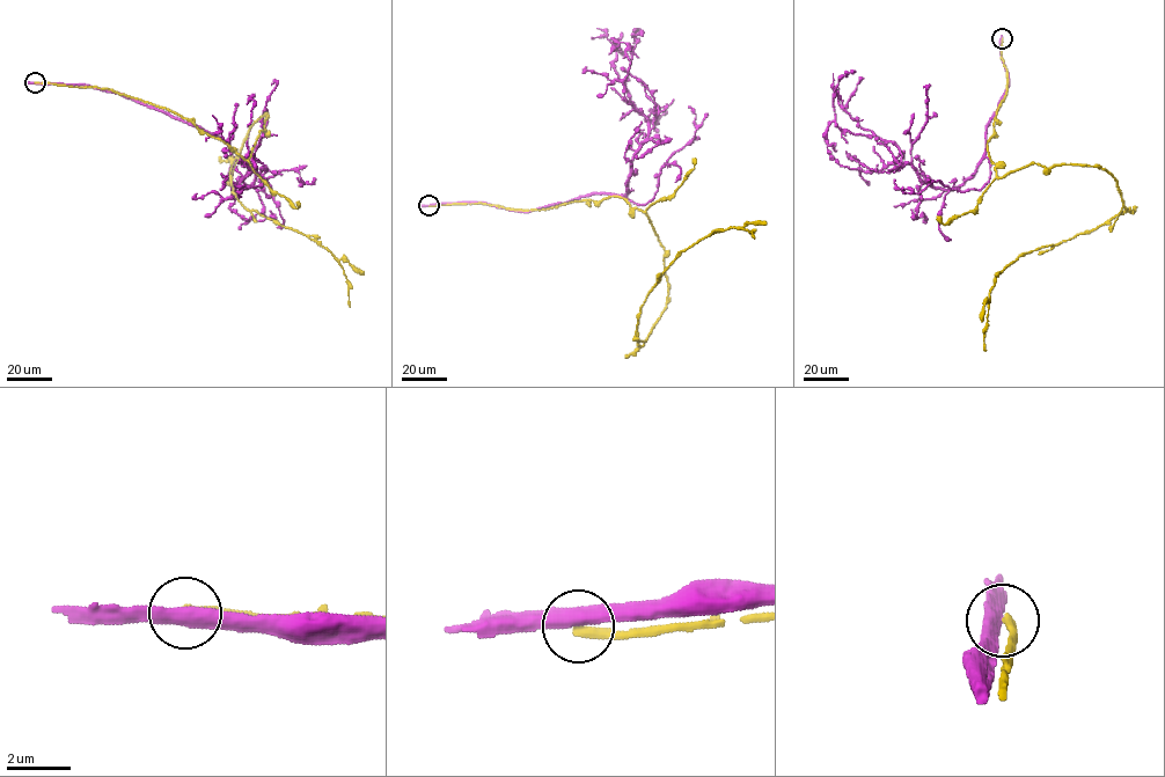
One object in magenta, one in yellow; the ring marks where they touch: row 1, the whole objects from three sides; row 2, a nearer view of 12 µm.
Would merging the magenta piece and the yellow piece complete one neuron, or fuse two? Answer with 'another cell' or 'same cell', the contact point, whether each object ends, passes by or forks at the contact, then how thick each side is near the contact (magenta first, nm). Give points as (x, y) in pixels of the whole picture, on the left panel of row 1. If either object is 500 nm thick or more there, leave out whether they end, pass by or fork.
another cell; place (35, 82); magenta passes by; yellow ends; calibres 480 and 320 nm

